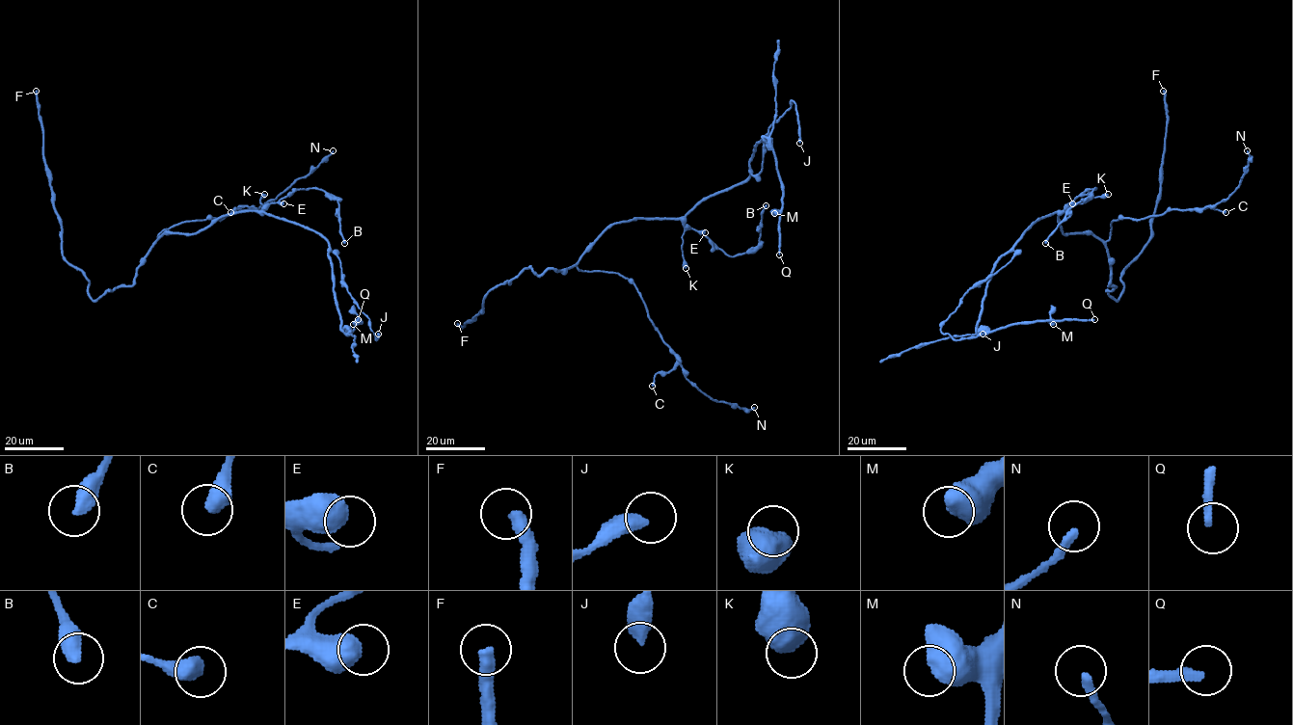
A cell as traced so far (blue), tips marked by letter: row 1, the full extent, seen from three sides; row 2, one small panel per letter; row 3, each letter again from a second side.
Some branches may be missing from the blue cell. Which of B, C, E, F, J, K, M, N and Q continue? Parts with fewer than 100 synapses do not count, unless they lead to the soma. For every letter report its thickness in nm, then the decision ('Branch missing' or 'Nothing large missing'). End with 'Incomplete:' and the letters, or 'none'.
B: Thickness 480 nm. Nothing large missing
C: Thickness 500 nm. Nothing large missing
E: Thickness 650 nm. Nothing large missing
F: Thickness 400 nm. Nothing large missing
J: Thickness 440 nm. Nothing large missing
K: Thickness 650 nm. Nothing large missing
M: Thickness 700 nm. Nothing large missing
N: Thickness 260 nm. Nothing large missing
Q: Thickness 280 nm. Branch missing
Incomplete: Q

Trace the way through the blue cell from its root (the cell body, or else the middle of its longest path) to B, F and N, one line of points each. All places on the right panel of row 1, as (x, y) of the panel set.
B: (1066, 233), (1062, 232), (1059, 225), (1059, 211), (1087, 190), (1096, 188), (1085, 200), (1068, 209), (1045, 243)
F: (1066, 233), (1103, 243), (1115, 287), (1108, 294), (1117, 300), (1121, 274), (1150, 236), (1163, 91)
N: (1066, 233), (1092, 233), (1107, 241), (1113, 220), (1216, 205), (1239, 184), (1247, 150)

